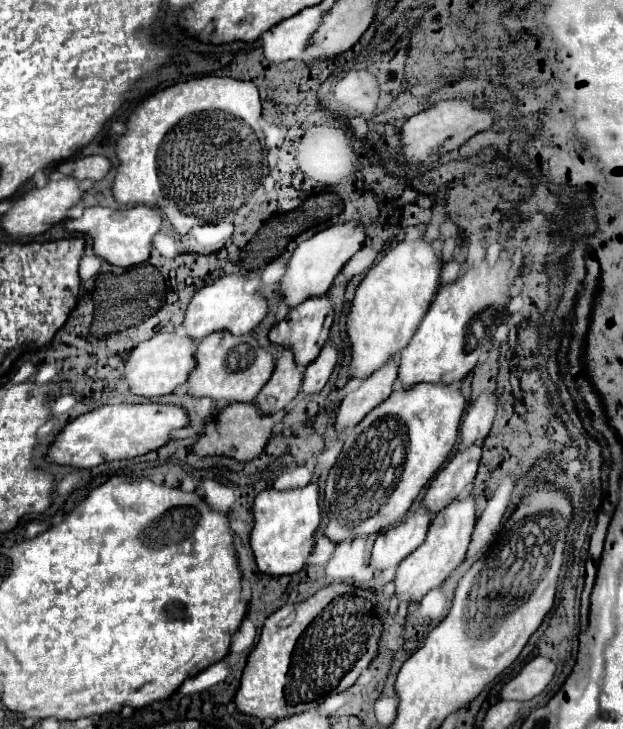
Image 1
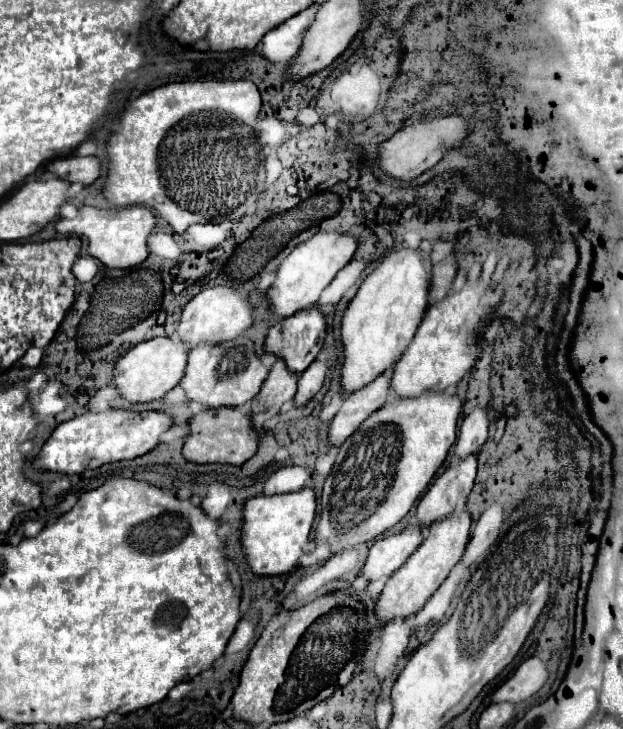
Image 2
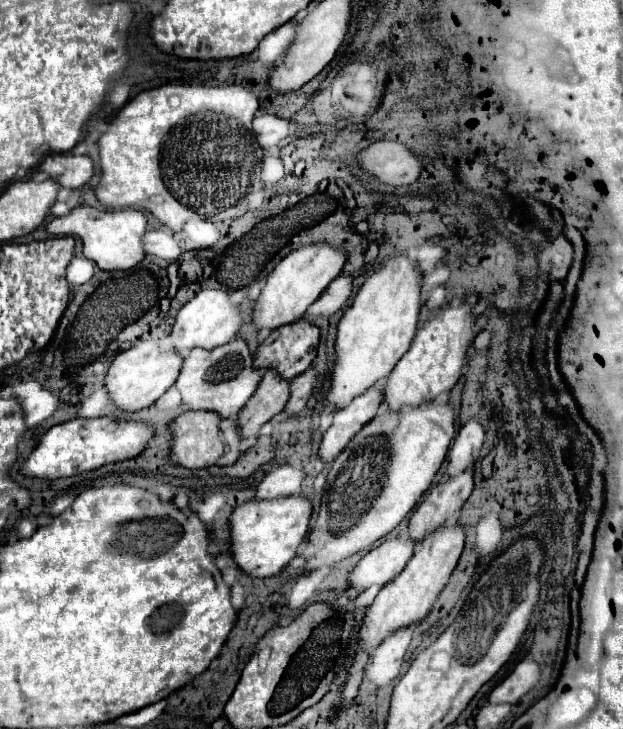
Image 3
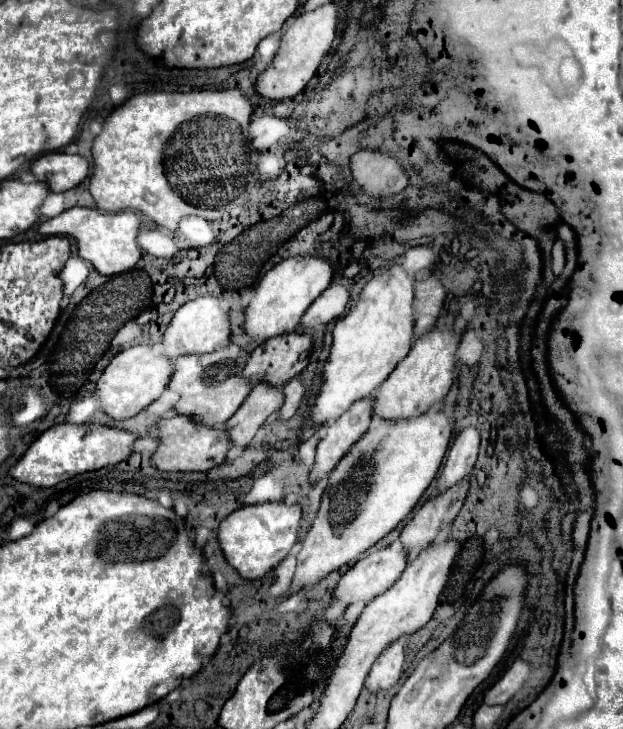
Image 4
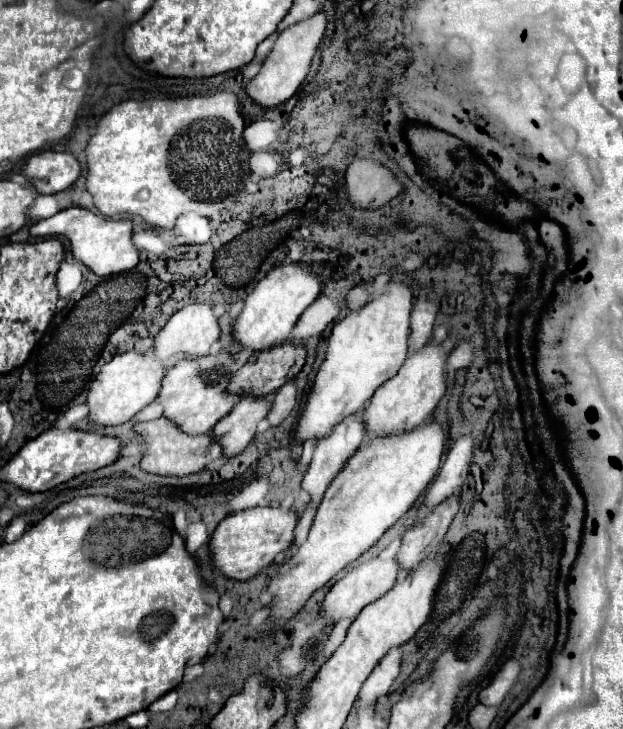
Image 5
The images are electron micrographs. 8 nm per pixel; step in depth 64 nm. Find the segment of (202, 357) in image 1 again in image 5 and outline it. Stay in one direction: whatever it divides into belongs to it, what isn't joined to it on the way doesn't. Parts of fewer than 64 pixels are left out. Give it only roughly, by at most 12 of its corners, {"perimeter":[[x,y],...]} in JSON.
{"perimeter":[[228,354],[178,360],[158,402],[188,434],[206,434],[240,400],[224,394]]}

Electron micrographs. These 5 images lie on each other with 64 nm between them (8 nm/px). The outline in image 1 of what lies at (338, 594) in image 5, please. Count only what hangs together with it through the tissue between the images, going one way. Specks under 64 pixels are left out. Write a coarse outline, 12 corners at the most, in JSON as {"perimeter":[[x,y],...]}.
{"perimeter":[[418,510],[378,536],[370,566],[398,566],[424,542],[434,514]]}

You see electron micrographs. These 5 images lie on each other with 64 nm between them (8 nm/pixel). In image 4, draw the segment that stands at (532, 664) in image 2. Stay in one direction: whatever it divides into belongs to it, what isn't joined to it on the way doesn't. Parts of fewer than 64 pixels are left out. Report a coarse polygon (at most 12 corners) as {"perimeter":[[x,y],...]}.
{"perimeter":[[514,660],[484,694],[486,704],[506,704],[526,682],[530,668]]}

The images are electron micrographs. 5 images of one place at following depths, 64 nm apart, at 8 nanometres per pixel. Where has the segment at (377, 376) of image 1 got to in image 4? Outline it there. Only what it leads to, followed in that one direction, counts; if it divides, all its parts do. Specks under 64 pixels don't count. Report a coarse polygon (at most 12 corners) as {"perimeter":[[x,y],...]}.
{"perimeter":[[372,400],[356,402],[318,442],[308,474],[326,478],[368,430]]}

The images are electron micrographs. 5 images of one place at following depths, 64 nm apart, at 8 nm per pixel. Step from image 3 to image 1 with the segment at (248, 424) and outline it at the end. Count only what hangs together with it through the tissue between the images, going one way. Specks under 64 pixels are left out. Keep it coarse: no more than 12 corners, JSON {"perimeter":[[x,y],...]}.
{"perimeter":[[290,350],[256,396],[260,414],[276,414],[296,398],[304,366]]}

